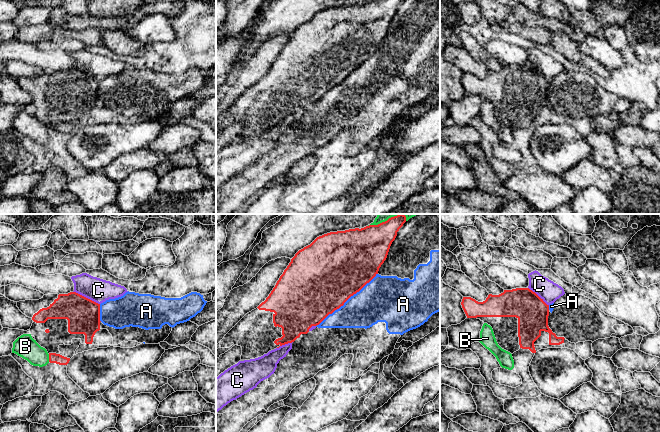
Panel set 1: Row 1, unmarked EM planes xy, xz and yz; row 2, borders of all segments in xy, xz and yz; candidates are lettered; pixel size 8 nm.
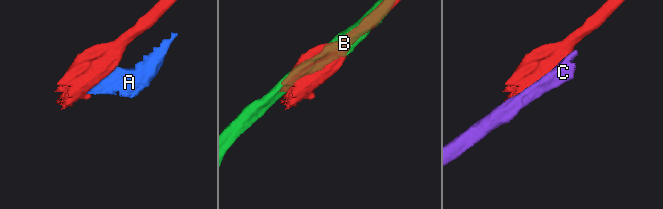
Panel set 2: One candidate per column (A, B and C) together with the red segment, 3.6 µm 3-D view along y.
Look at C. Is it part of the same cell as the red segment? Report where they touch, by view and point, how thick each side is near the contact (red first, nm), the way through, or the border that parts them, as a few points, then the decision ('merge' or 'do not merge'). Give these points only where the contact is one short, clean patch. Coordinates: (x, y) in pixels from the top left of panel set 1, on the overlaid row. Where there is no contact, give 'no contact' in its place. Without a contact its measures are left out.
contact xy (85, 297); calibres 260 and 190 nm; do not merge

